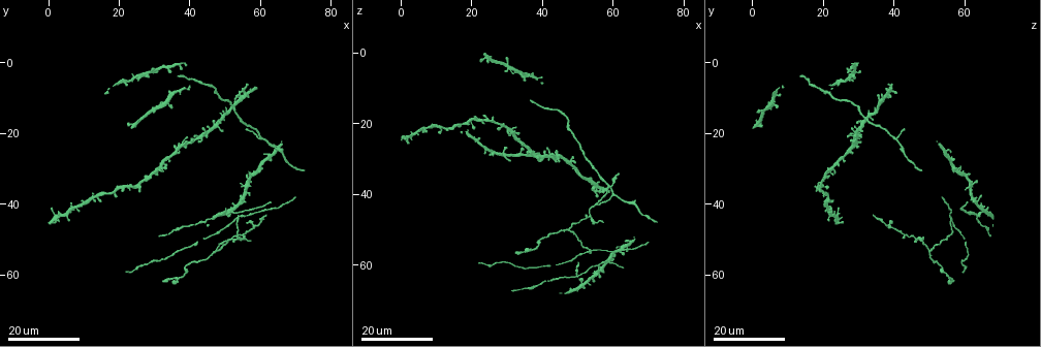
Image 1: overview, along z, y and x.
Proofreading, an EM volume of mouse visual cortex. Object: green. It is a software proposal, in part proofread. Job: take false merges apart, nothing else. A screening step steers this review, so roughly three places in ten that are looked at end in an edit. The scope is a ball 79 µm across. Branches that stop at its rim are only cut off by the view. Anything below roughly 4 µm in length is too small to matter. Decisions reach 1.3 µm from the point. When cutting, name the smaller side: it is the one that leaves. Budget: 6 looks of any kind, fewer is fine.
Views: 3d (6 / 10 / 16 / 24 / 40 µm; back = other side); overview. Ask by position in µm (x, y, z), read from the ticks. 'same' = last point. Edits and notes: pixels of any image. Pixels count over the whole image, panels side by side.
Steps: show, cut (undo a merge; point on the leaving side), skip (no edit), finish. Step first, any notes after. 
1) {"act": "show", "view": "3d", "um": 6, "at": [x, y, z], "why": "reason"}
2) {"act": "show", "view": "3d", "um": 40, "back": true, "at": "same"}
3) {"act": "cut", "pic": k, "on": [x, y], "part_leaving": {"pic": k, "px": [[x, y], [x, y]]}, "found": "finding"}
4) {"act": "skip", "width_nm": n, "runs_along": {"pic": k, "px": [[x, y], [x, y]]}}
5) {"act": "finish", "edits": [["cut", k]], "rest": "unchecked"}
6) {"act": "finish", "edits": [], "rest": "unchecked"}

{"act": "show", "view": "3d", "um": 16, "at": [68.0, 29.0, 45.0]}

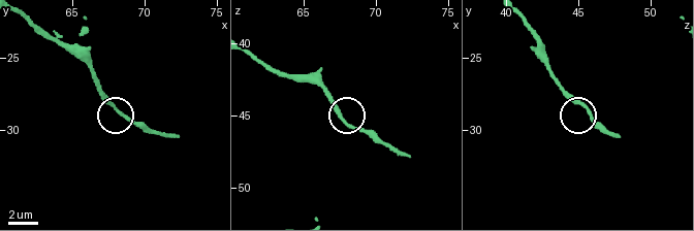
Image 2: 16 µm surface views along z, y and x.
{"act": "show", "view": "3d", "um": 6, "at": [67.8, 28.4, 45.2]}

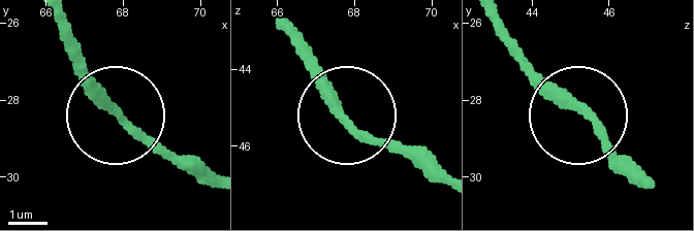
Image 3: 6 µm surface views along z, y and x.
{"act": "skip", "runs_along": {"pic": 3, "px": [[343, 126], [340, 100], [297, 54]]}, "found": "all the same cell"}

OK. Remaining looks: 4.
{"act": "show", "view": "3d", "um": 24, "at": [59.5, 21.0, 40.0], "why": "a fork"}

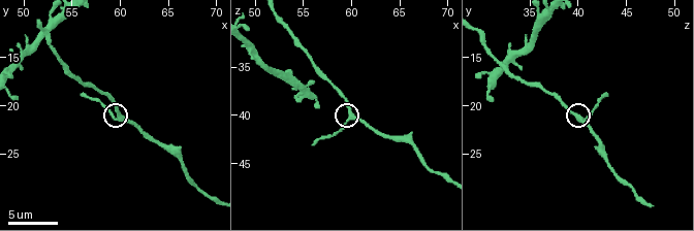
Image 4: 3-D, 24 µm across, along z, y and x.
{"act": "show", "view": "3d", "um": 10, "at": [60.0, 21.2, 40.0], "why": "closer look"}

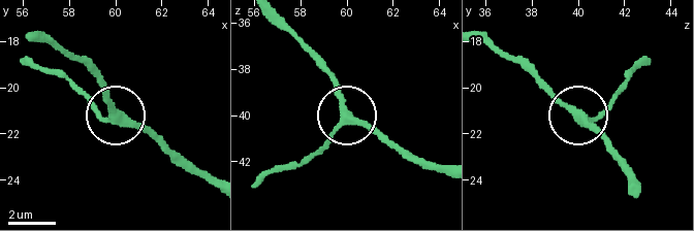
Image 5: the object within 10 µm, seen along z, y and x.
{"act": "show", "view": "3d", "um": 6, "at": [59.9, 21.2, 40.1]}

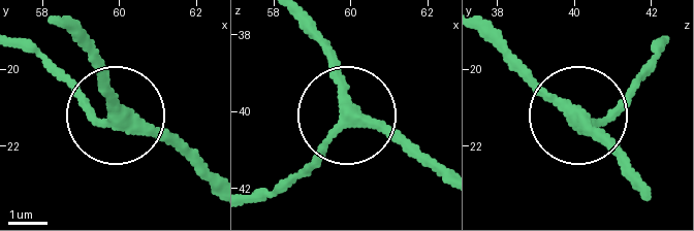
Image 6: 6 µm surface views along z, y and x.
{"act": "skip", "side_arm_um": 6, "runs_along": {"pic": 6, "px": [[440, 177], [391, 132], [345, 125], [286, 185]]}, "found": "all the same cell"}

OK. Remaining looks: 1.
{"act": "finish", "edits": [], "rest": "unchecked"}

